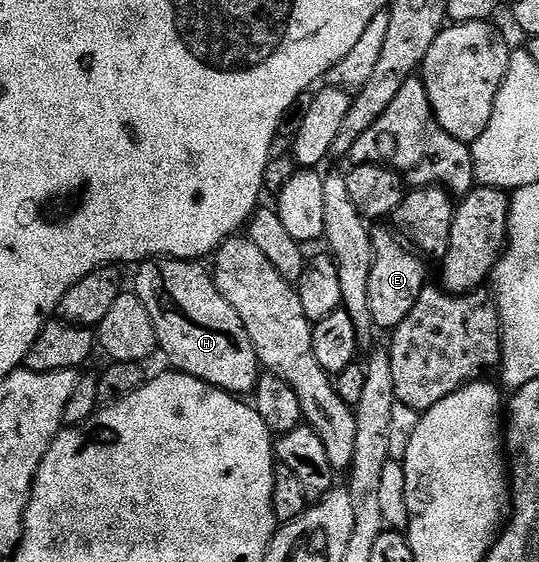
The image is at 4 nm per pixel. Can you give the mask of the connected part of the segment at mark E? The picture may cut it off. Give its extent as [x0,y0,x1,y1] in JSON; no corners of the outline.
[368,226,428,330]

